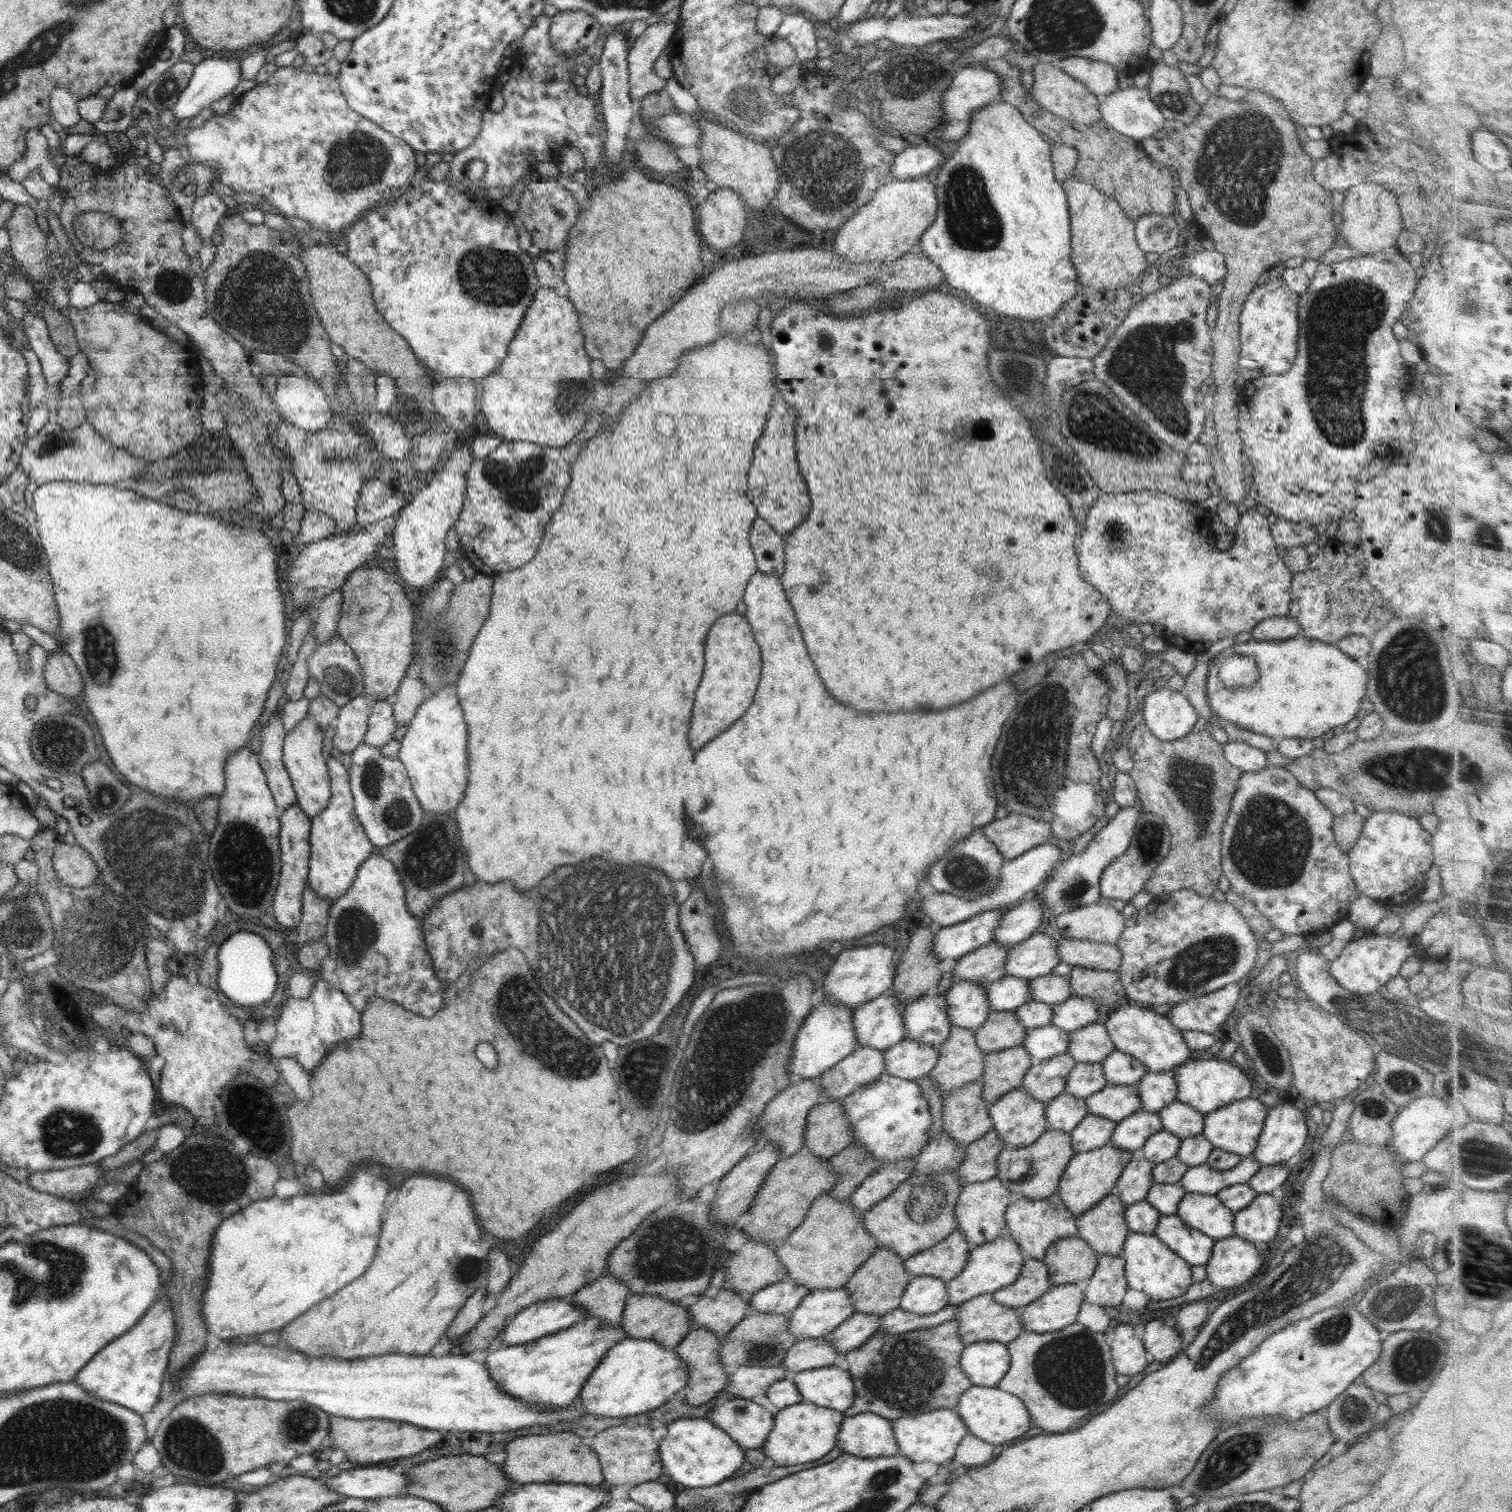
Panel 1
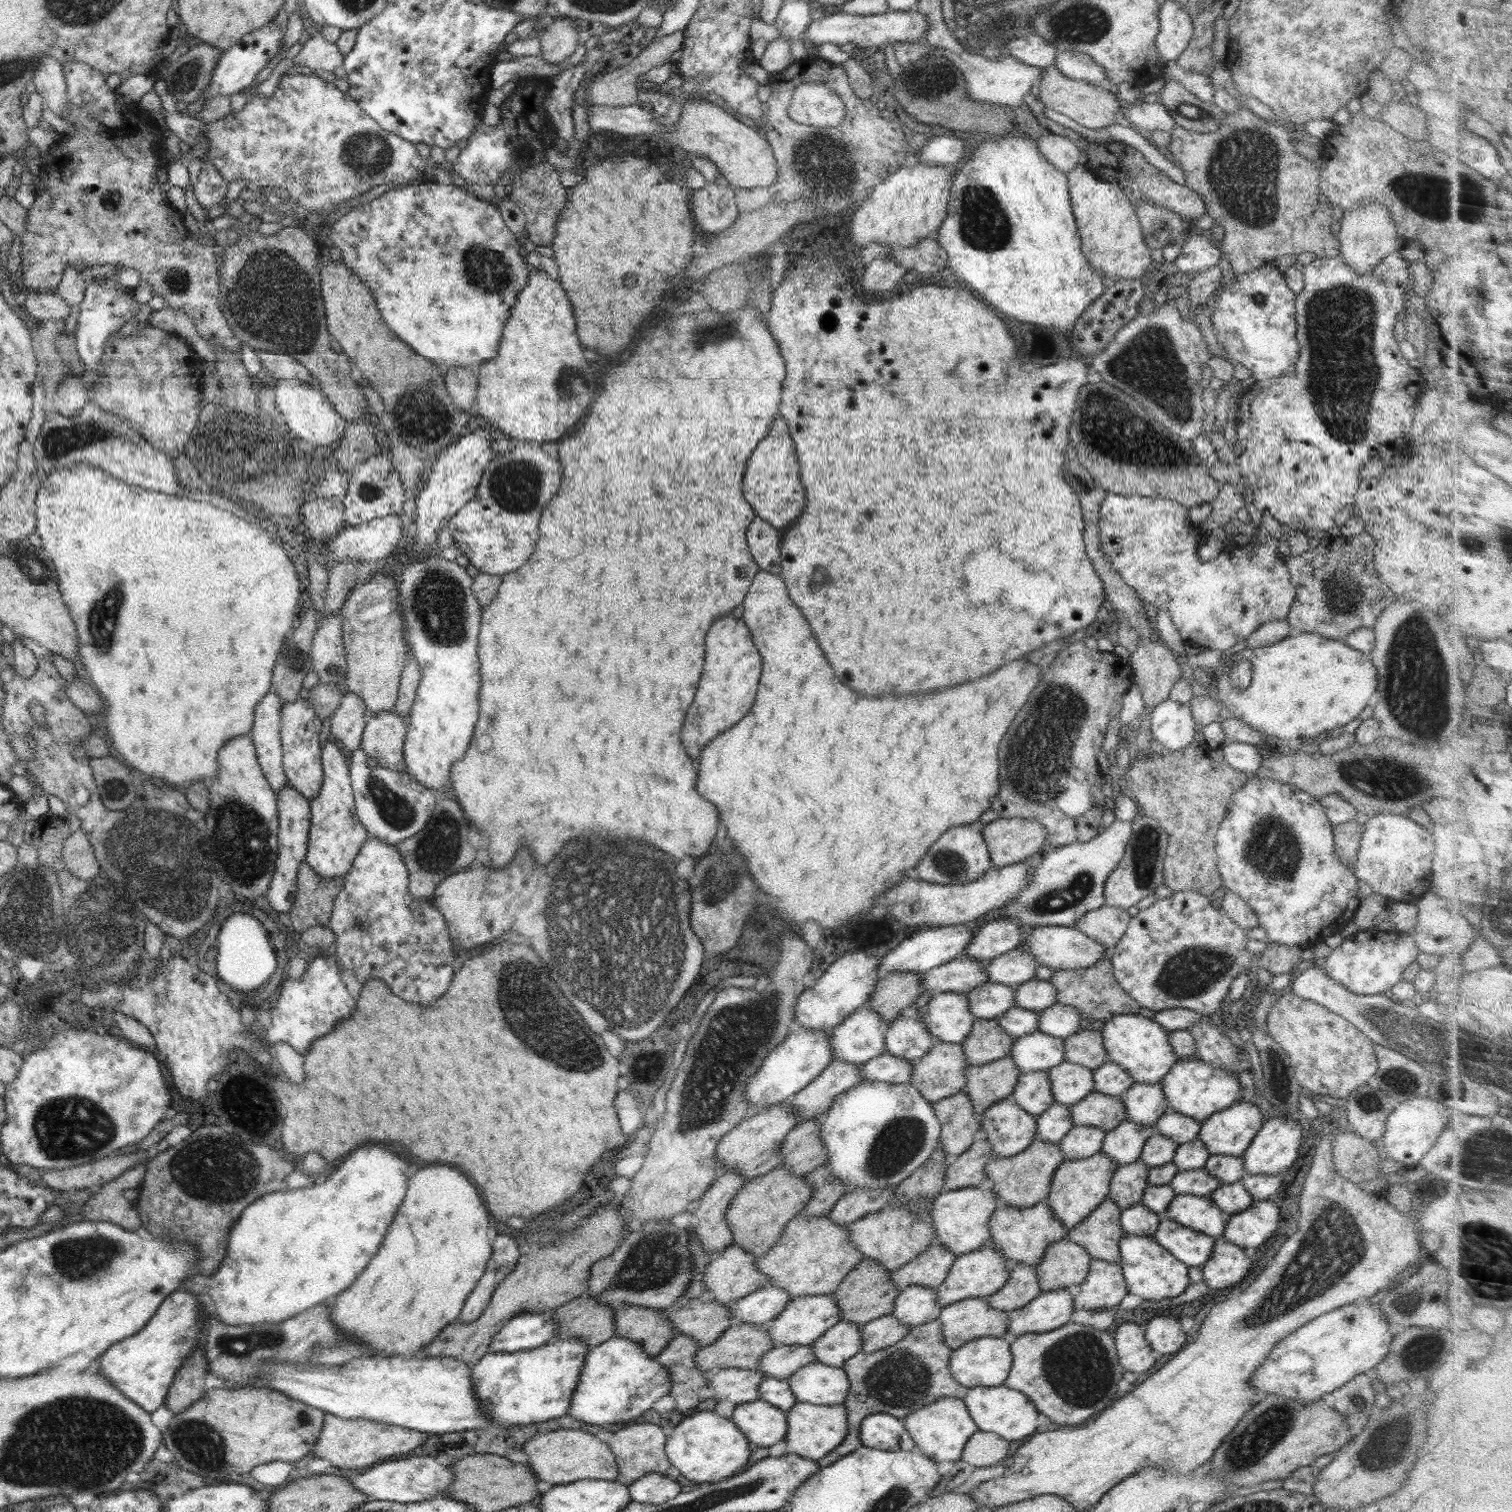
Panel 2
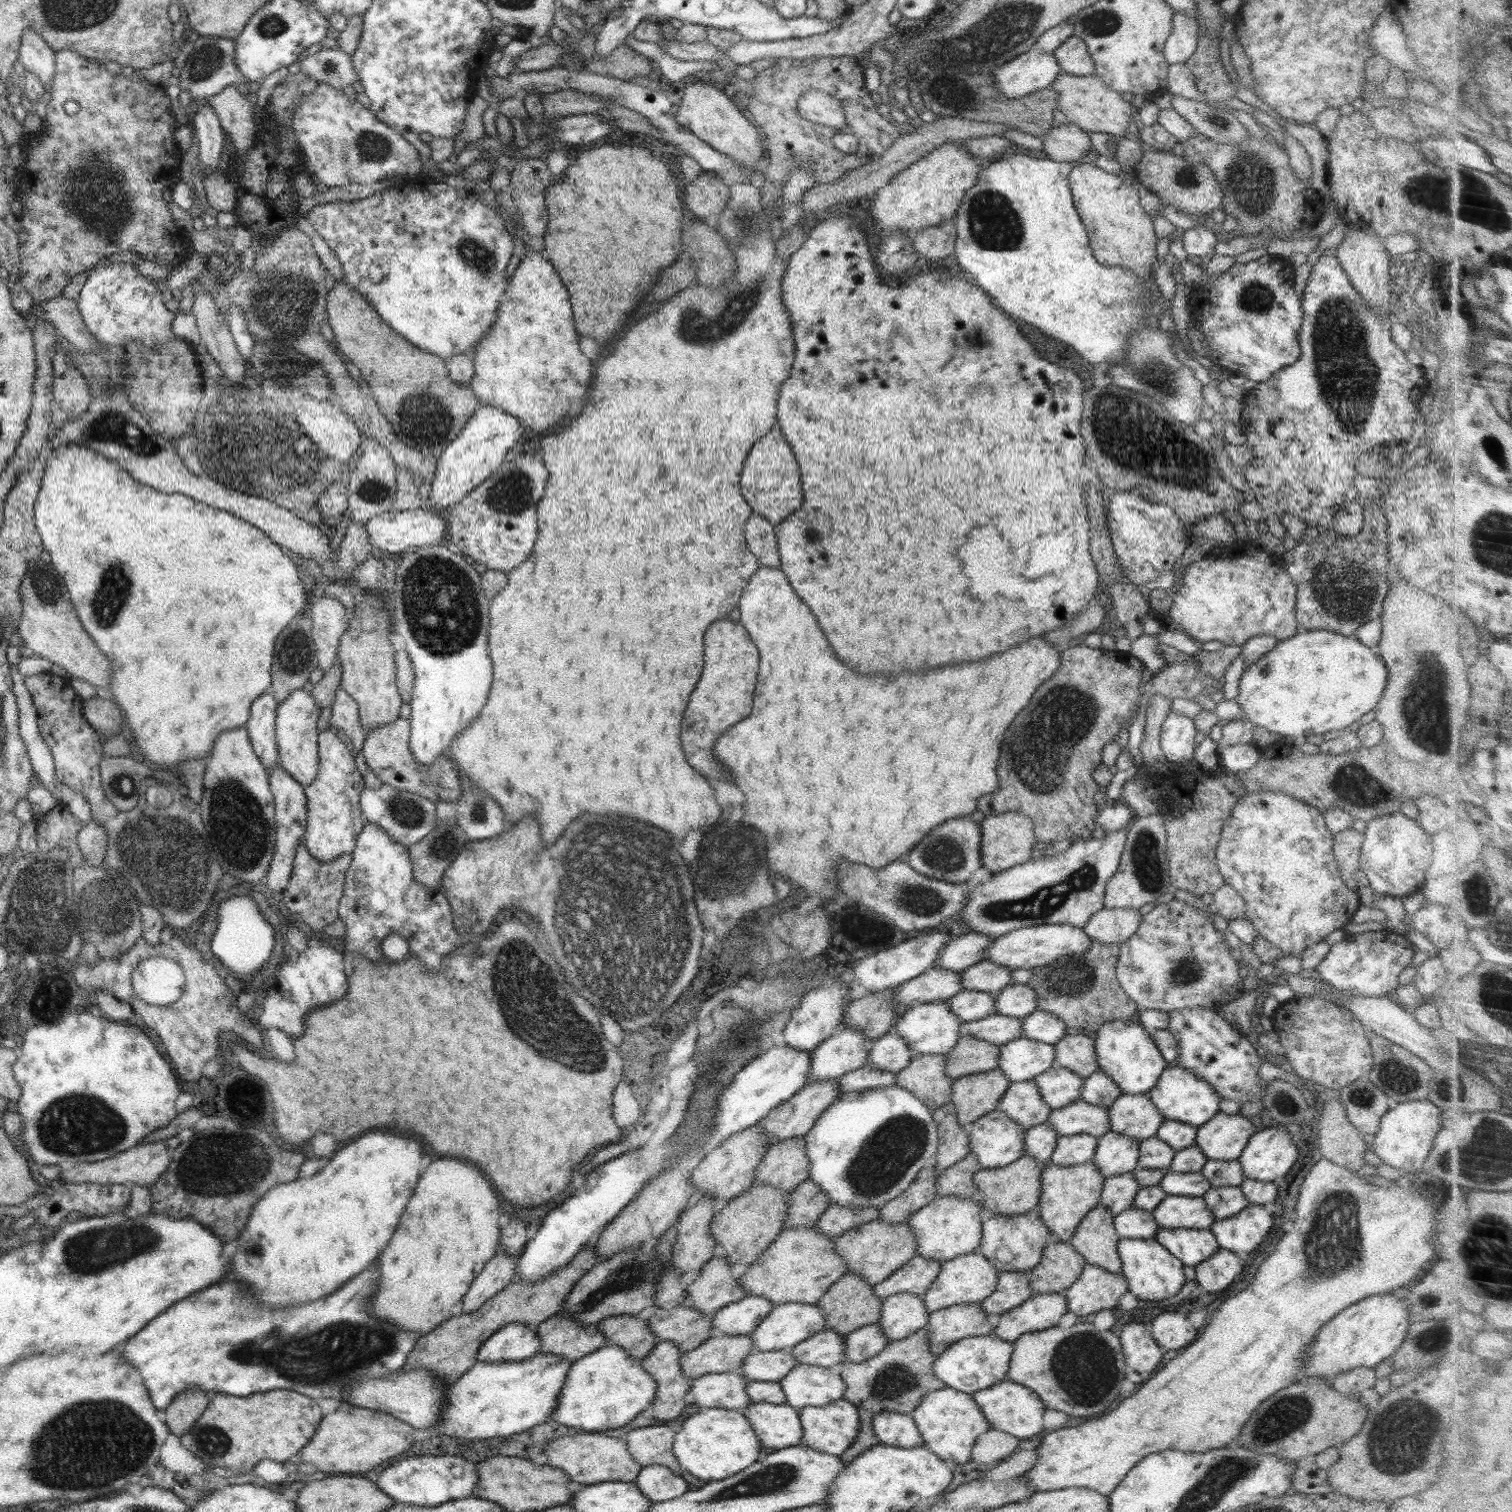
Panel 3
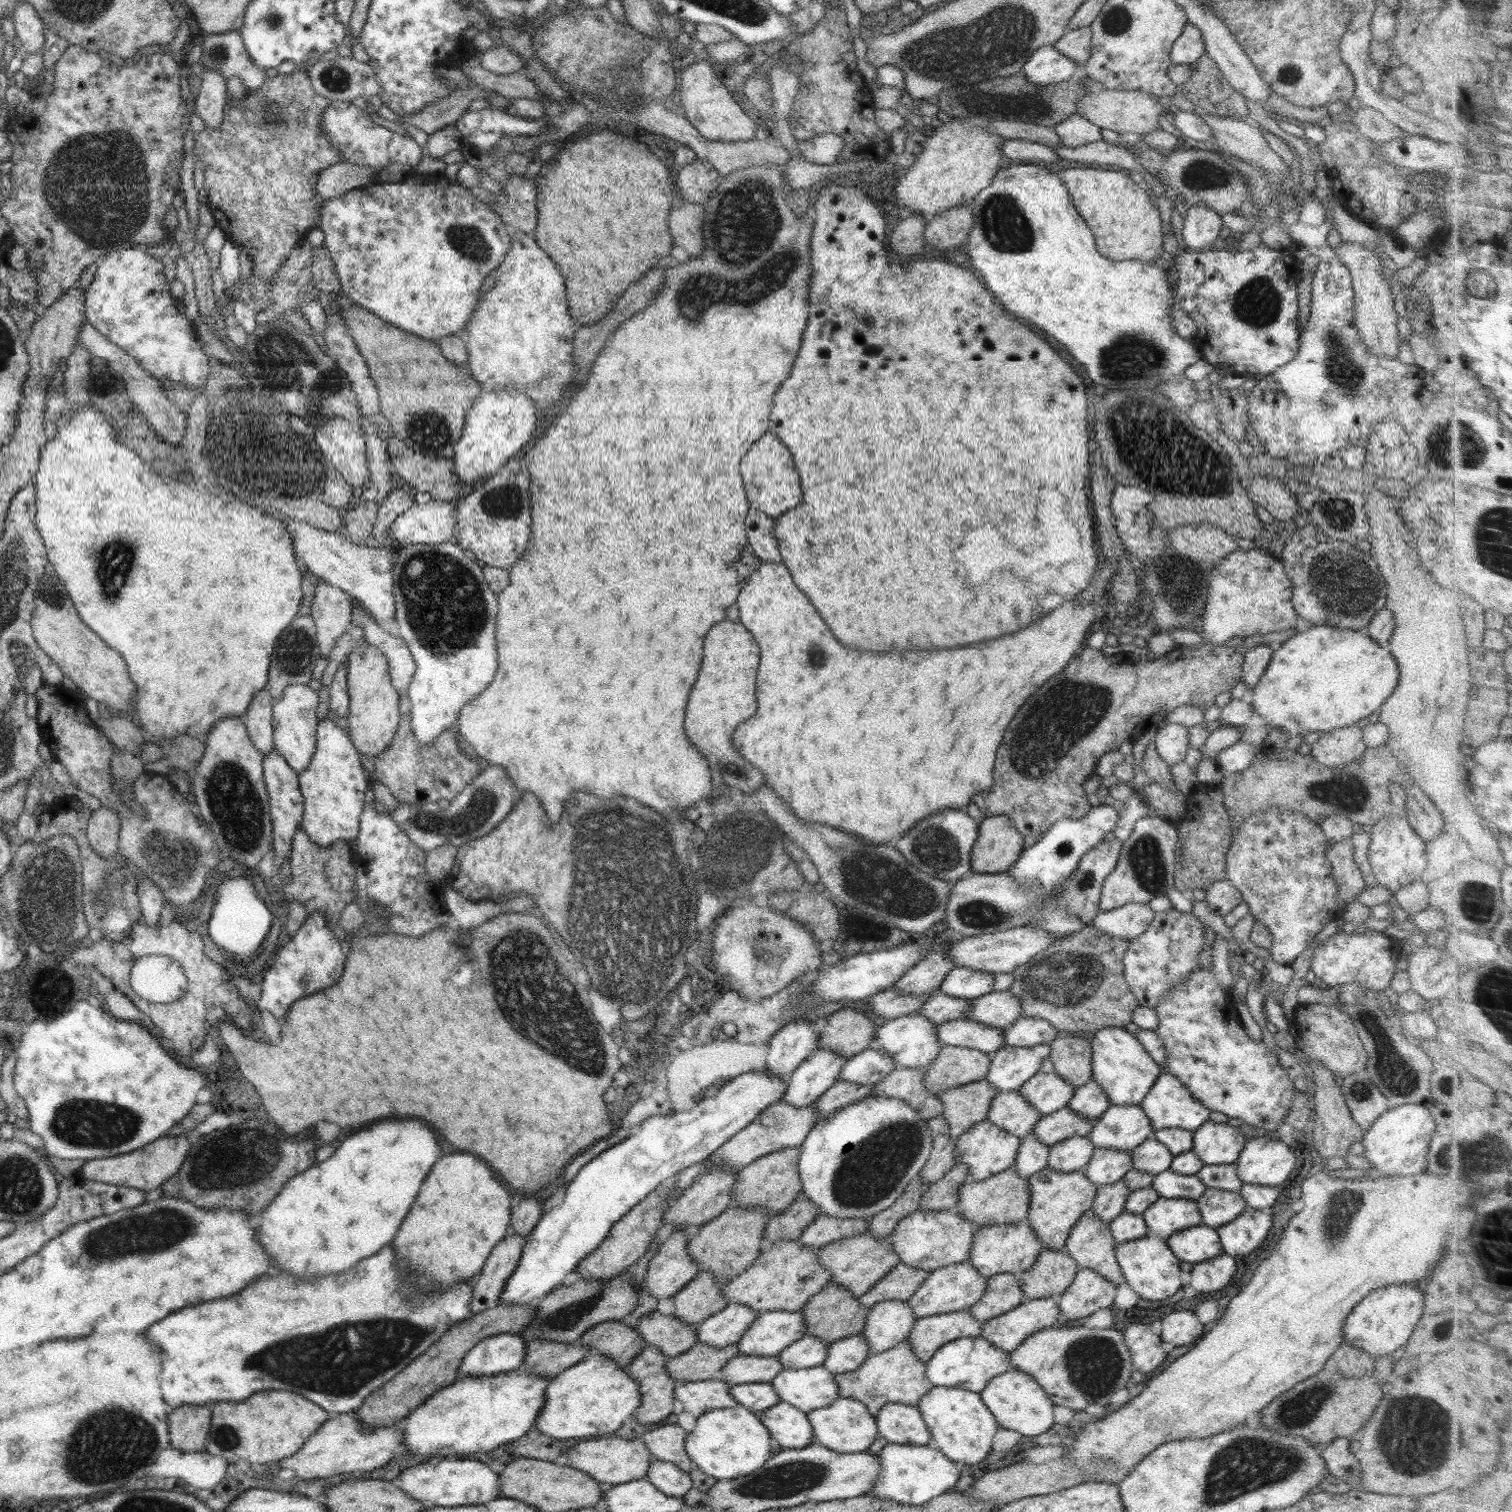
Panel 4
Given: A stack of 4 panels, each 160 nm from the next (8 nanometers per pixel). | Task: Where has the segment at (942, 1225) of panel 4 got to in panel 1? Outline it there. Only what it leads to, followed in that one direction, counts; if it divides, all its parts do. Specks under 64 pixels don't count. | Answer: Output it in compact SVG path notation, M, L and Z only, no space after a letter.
M994 1177L984 1182L966 1183L954 1208L957 1229L964 1233L971 1247L996 1240L1001 1231L1007 1228L1004 1213L1015 1196L1006 1188L1001 1180Z

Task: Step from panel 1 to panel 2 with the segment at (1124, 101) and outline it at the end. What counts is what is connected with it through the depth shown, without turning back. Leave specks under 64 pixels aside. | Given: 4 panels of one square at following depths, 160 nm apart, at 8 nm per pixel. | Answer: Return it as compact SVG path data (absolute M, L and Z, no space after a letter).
M1156 101L1153 104L1148 102L1142 102L1141 104L1124 104L1124 118L1140 128L1140 130L1163 130L1171 132L1173 128L1178 127L1173 121L1172 116L1168 114L1168 109L1164 107L1160 102Z

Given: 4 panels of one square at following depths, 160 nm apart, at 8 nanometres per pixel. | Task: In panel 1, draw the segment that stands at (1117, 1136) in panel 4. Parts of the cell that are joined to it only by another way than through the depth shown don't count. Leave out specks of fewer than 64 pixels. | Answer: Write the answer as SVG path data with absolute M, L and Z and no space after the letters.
M1174 1070L1147 1072L1137 1084L1141 1108L1158 1114L1159 1110L1177 1100L1177 1082Z

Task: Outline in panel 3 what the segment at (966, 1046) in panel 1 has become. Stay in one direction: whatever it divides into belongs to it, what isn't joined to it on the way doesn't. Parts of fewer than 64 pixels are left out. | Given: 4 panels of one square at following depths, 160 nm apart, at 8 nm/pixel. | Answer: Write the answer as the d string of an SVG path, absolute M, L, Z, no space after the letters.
M913 1053L908 1067L895 1074L897 1085L912 1092L929 1109L951 1102L952 1079L946 1076L945 1055Z

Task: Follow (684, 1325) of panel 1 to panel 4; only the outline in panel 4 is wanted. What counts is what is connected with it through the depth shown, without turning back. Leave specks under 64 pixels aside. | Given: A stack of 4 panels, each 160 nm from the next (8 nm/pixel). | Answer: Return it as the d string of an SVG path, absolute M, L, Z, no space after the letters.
M607 1321L591 1326L579 1343L613 1360L623 1369L647 1346L642 1335L622 1321Z

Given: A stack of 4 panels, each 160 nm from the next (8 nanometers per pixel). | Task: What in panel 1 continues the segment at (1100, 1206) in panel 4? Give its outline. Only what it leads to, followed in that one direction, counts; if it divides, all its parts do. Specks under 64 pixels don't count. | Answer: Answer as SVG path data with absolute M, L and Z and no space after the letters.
M1135 1156L1125 1167L1115 1184L1114 1192L1128 1206L1144 1201L1153 1185L1154 1163L1143 1157Z

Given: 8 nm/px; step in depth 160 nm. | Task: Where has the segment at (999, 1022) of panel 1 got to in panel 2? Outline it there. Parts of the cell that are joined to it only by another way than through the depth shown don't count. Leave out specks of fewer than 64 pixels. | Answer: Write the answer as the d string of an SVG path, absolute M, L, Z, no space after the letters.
M975 1019L969 1035L961 1042L964 1060L974 1067L1001 1060L1011 1051L1014 1040L997 1019Z

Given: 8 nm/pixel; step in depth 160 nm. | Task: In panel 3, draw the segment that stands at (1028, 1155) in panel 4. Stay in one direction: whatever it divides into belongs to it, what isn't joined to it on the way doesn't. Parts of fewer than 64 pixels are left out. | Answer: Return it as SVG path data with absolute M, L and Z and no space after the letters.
M1042 1123L1025 1130L1025 1152L1038 1162L1049 1164L1057 1145L1057 1132L1050 1123Z

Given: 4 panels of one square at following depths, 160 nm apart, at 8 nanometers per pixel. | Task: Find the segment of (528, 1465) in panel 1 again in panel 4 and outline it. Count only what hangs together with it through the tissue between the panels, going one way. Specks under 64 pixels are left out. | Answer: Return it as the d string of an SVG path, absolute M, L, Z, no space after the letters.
M613 1434L602 1438L579 1440L576 1446L567 1449L565 1456L567 1456L567 1466L592 1476L594 1481L599 1481L606 1486L645 1479L651 1463L655 1460L642 1439L625 1440Z

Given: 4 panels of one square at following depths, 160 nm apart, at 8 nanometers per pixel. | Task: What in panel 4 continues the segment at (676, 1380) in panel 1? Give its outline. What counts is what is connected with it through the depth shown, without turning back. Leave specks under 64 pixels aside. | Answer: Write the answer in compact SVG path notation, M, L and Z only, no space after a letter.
M591 1351L579 1363L563 1370L560 1374L549 1379L545 1390L544 1407L536 1419L535 1428L548 1438L554 1440L587 1440L602 1438L614 1434L622 1424L634 1418L640 1407L639 1386L627 1372L613 1360L603 1354Z

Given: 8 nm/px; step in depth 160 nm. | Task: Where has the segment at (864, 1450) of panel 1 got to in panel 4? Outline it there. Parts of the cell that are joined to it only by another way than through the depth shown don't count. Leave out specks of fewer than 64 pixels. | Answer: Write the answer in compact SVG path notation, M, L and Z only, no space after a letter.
M886 1403L875 1418L880 1436L888 1443L925 1446L932 1439L917 1407Z

